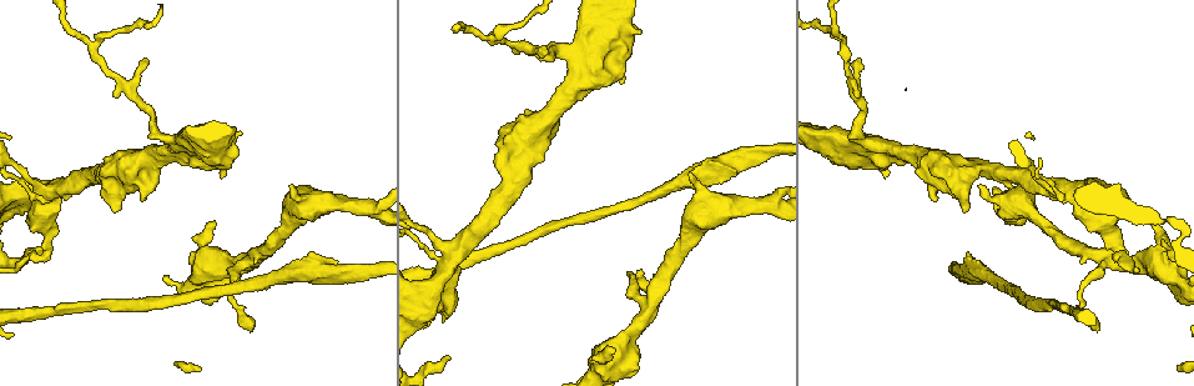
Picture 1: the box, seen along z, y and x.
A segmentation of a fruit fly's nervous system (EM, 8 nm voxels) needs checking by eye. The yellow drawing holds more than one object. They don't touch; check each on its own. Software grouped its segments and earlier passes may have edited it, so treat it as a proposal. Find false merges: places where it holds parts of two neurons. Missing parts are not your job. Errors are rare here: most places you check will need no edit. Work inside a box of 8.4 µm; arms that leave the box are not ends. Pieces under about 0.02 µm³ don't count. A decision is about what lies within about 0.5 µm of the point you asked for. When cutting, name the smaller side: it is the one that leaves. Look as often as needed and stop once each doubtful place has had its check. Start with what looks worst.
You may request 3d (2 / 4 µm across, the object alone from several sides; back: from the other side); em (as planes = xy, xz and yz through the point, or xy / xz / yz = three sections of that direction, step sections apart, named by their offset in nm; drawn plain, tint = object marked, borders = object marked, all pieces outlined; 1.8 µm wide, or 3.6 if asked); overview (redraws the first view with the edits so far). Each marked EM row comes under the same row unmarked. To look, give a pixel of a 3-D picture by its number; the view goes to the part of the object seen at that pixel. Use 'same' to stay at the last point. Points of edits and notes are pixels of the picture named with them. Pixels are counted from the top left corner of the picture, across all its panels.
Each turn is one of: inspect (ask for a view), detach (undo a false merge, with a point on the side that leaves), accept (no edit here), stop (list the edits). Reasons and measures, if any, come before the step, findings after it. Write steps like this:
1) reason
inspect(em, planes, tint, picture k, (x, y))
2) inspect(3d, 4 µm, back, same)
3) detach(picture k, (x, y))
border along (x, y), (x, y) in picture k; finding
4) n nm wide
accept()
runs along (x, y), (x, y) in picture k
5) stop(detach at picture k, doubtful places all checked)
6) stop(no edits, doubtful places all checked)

abrupt turn
inspect(em, xz, step 16, tint, picture 1, (44, 189))

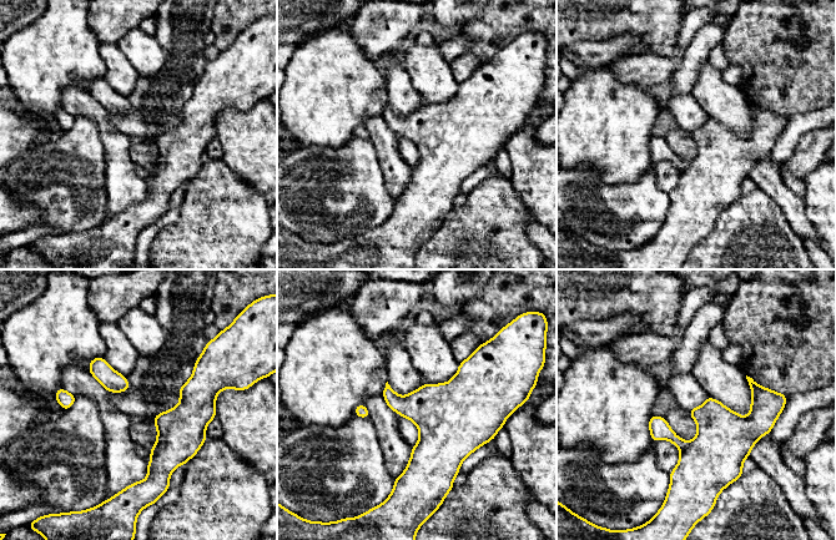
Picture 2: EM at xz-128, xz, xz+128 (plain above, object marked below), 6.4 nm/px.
inspect(em, planes, tint, same)

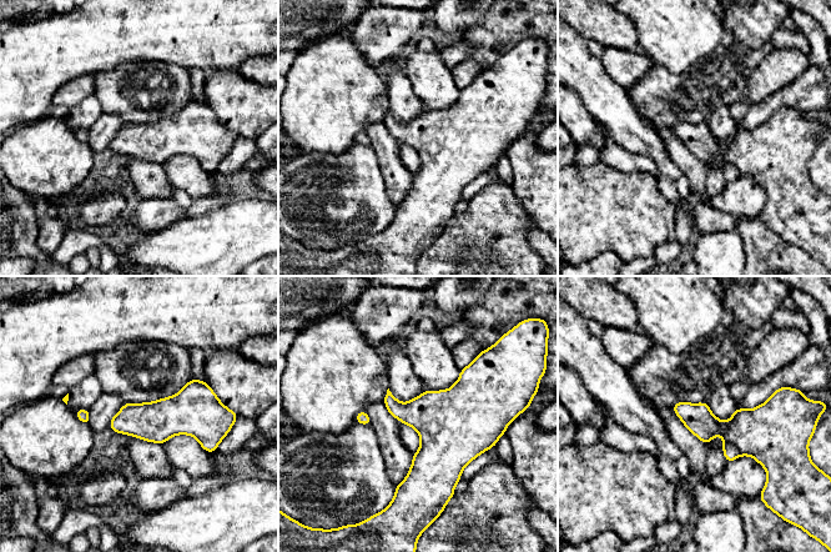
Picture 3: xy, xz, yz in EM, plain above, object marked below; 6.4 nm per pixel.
detach(picture 3, (730, 452))
border along (724, 443), (731, 443), (740, 455) in picture 3; two neurons meet here

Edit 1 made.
calibre changes
inspect(3d, 4 µm, picture 1, (886, 145))

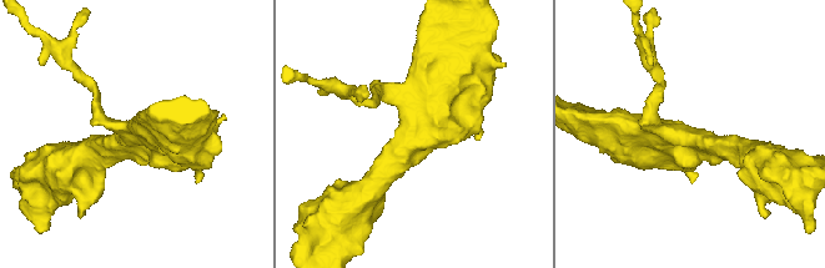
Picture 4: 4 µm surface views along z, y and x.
inspect(em, planes, tint, picture 4, (128, 134))

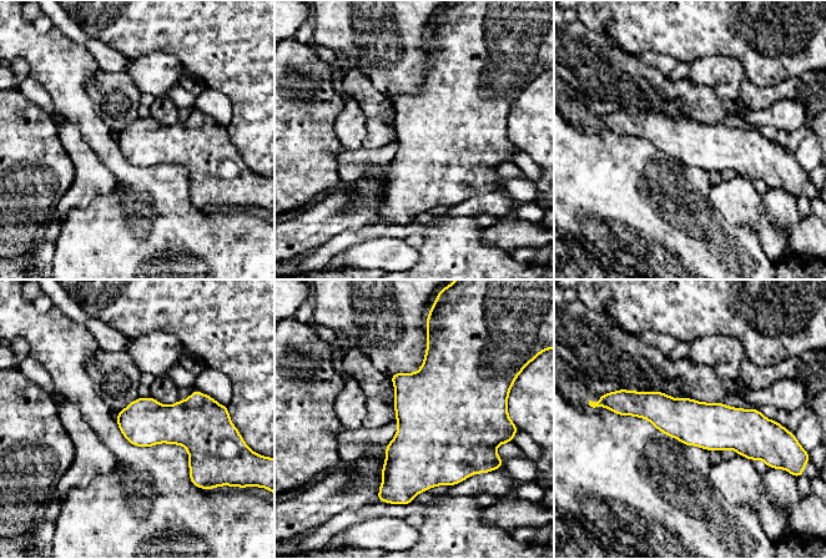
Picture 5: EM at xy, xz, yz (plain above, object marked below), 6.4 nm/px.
300 nm wide
accept()
runs along (620, 406), (769, 426) in picture 5; all the same neuron

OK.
three-way junction
inspect(3d, 2 µm, picture 1, (492, 37))

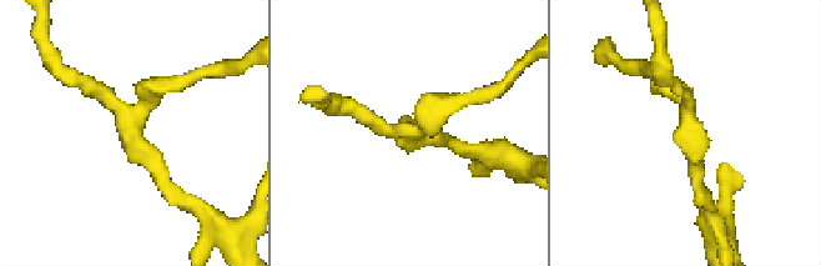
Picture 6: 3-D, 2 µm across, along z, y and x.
3 arms
inspect(em, xy, step 8, tint, picture 6, (689, 113))

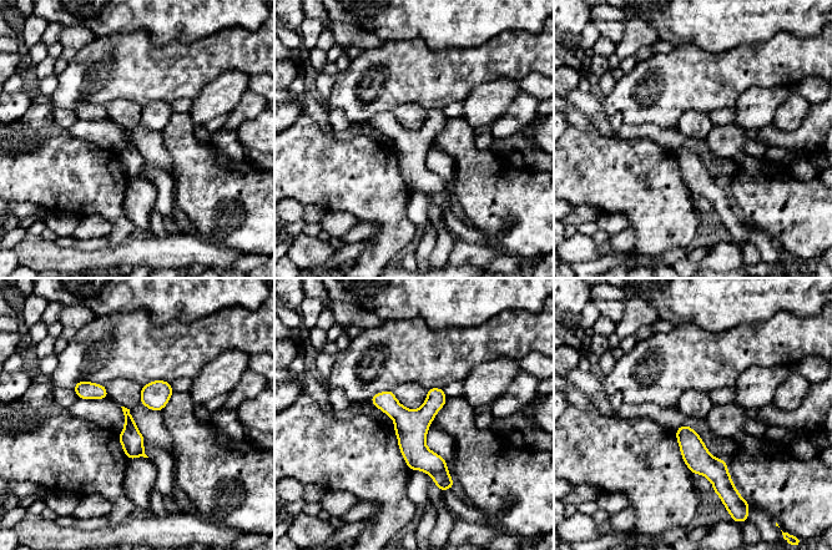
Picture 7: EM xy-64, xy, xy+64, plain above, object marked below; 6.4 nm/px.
another direction
inspect(em, planes, tint, same)

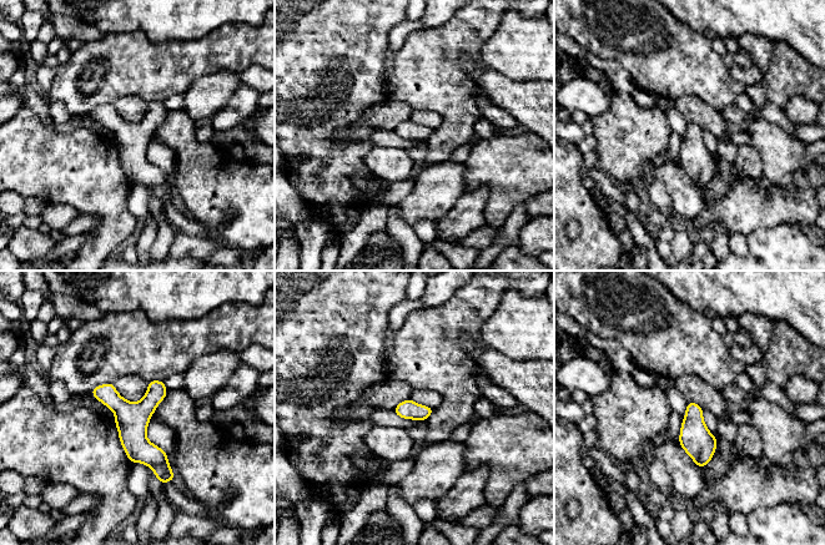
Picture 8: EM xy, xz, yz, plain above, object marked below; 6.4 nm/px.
120 nm wide
accept()
all the same neuron

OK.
stop(detach at picture 3, doubtful places all checked)

